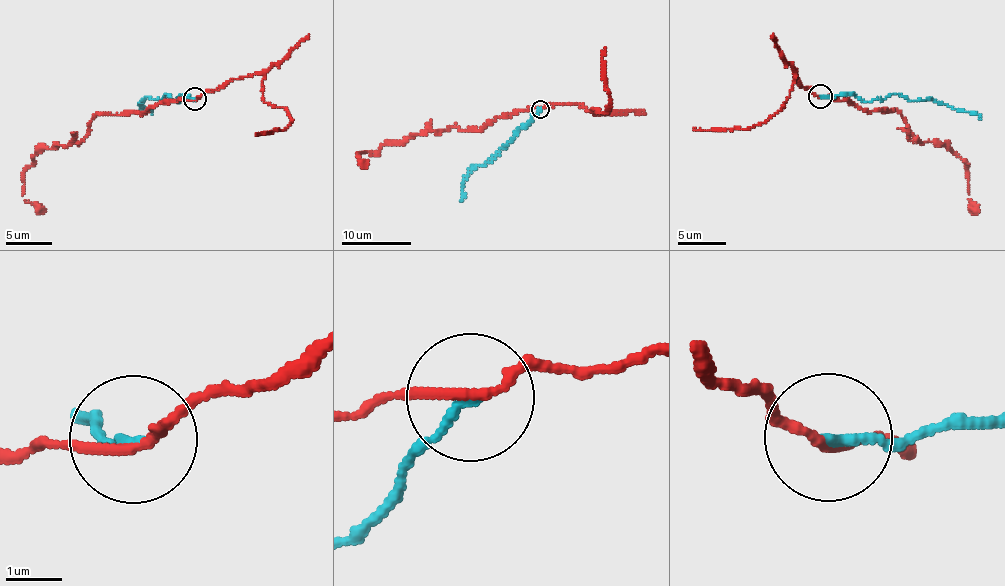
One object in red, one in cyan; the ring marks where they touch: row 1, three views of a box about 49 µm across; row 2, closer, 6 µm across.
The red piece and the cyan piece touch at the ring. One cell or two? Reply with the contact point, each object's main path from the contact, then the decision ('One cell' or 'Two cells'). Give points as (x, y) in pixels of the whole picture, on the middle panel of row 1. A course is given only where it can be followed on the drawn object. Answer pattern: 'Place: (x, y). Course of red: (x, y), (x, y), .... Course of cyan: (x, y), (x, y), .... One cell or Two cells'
Place: (540, 109). Course of red: (539, 108), (499, 116), (479, 130), (451, 126), (439, 133), (409, 135), (373, 154), (358, 154), (364, 169). Course of cyan: (540, 108), (499, 152), (466, 175), (461, 201). Two cells

